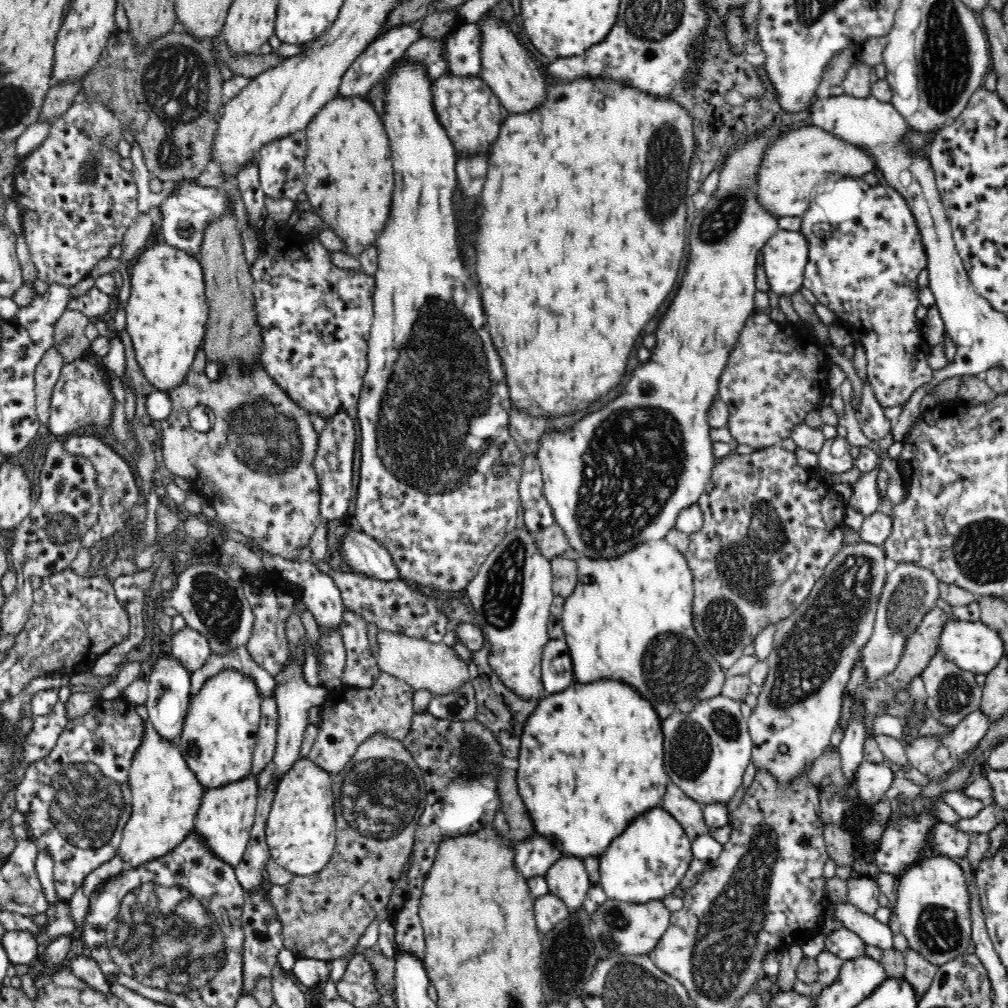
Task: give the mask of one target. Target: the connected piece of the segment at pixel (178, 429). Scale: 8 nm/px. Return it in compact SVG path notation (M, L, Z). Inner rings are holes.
M202 339L182 384L168 393L172 412L160 422L162 462L175 476L188 479L199 496L213 504L218 522L227 529L254 539L260 546L264 545L266 551L284 560L298 562L300 550L310 544L322 519L321 484L314 470L319 434L314 429L312 416L280 389L258 361L244 367L238 359L230 359L220 368L216 380L210 380L204 373L206 362L209 360ZM200 405L210 408L214 414L214 426L208 430L193 430L190 426L188 414Z

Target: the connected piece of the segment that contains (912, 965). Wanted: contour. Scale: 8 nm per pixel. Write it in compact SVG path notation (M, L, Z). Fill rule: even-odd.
M908 947L903 954L905 962L905 979L914 987L919 999L930 986L938 965L928 961L924 955L914 948Z

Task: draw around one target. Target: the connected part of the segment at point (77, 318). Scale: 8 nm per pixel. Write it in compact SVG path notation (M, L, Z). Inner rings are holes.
M66 309L54 327L54 347L58 348L64 361L80 358L90 350L90 341L84 335L84 328L92 318L76 309Z

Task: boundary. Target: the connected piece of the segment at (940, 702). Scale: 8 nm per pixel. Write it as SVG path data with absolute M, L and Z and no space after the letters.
M940 648L934 652L932 660L921 672L921 678L928 694L925 702L928 705L928 710L932 711L932 715L936 719L940 719L942 724L948 723L948 725L956 726L965 714L981 706L983 691L976 684L976 675L950 663L944 651L940 651Z

